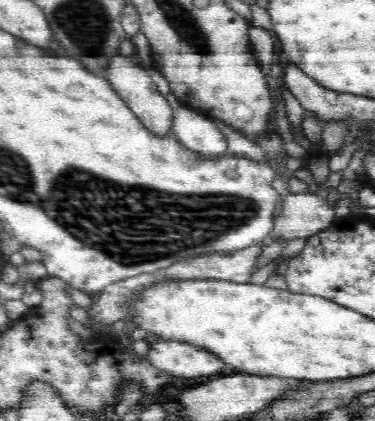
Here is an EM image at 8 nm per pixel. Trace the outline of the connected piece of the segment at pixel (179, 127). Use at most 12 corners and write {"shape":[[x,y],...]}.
{"shape":[[186,107],[174,110],[174,136],[189,150],[228,152],[213,119]]}

